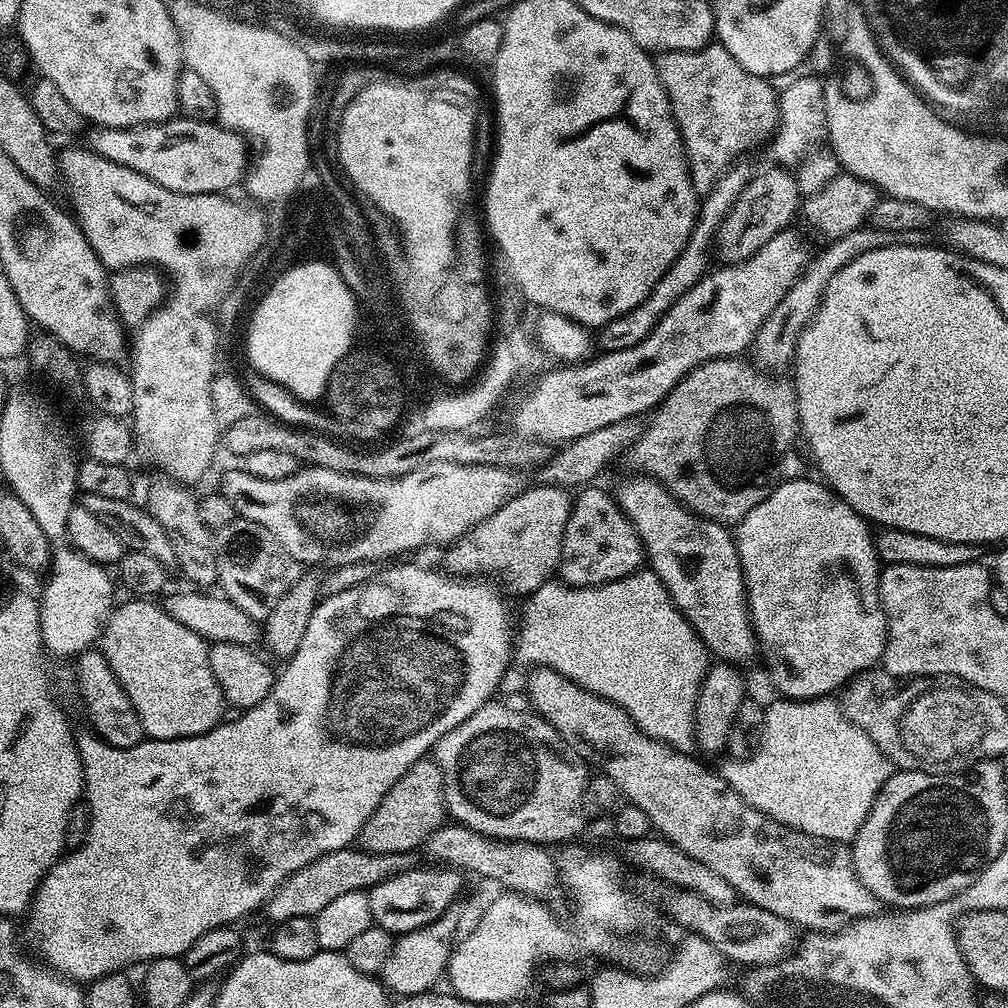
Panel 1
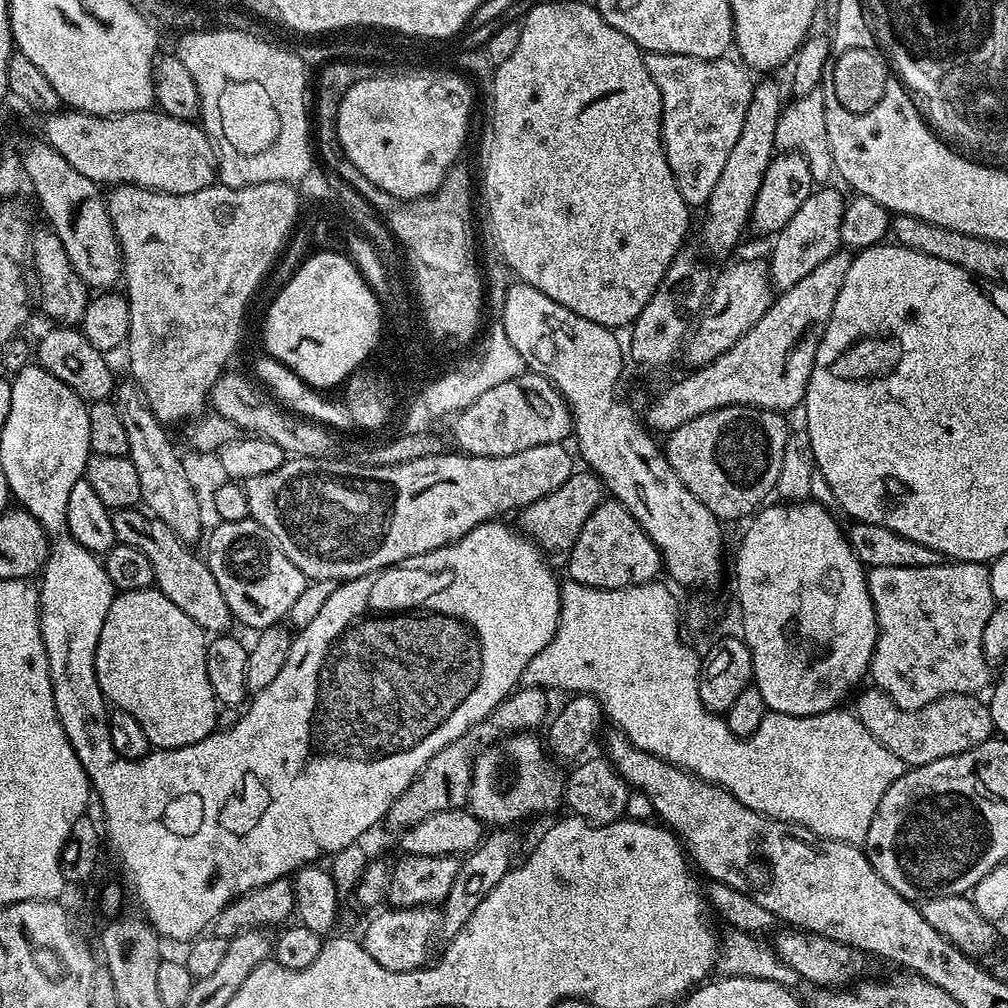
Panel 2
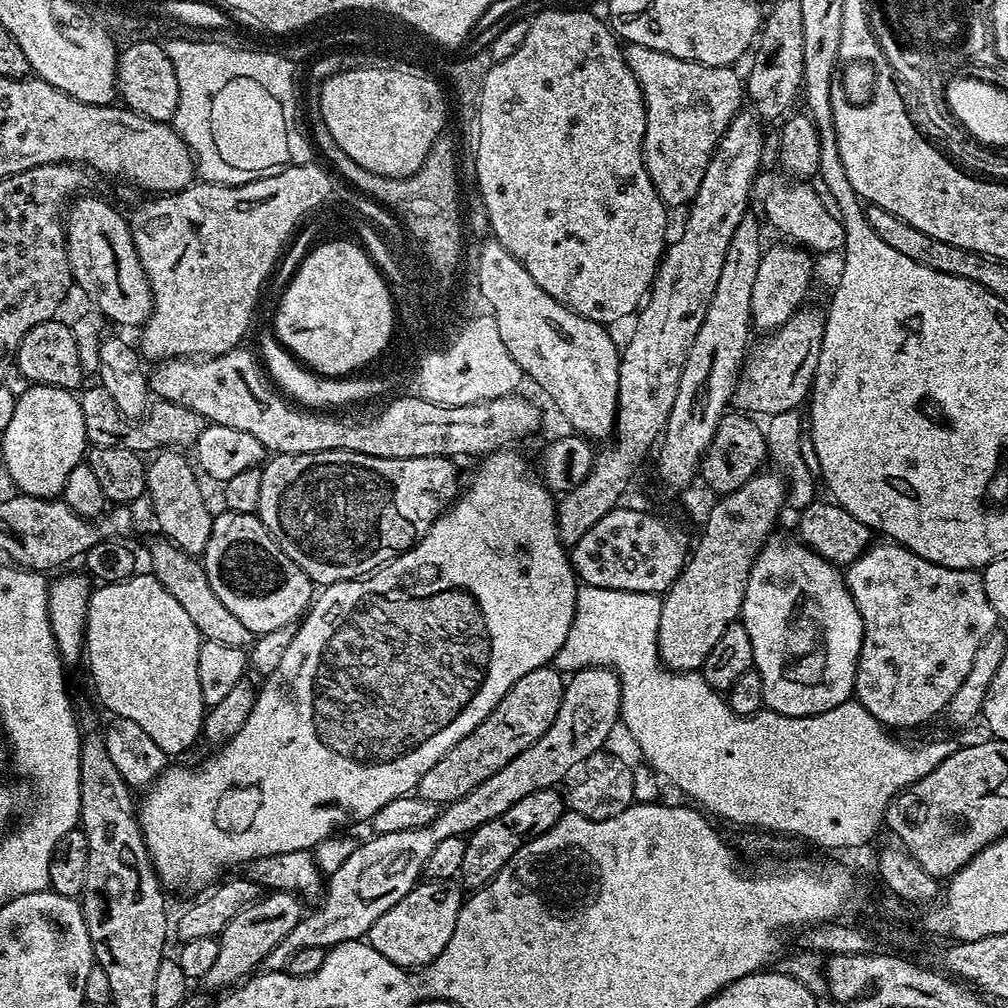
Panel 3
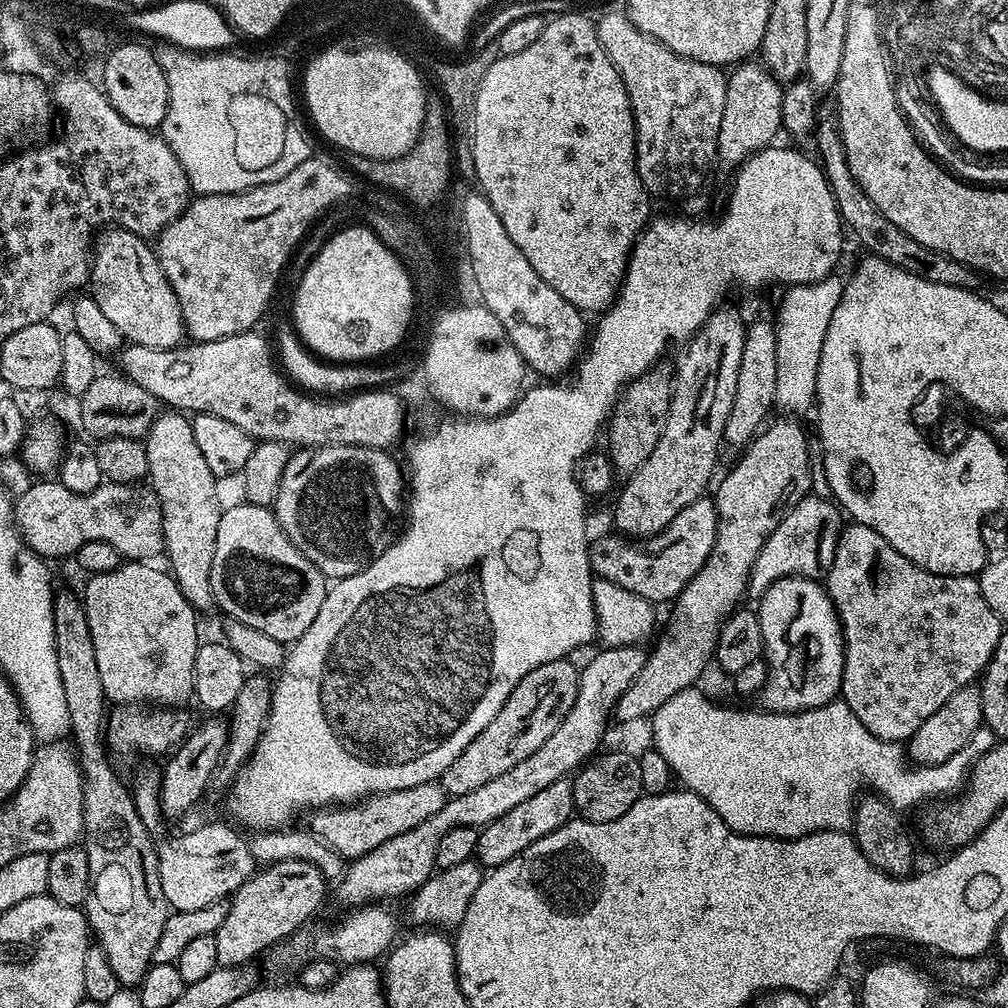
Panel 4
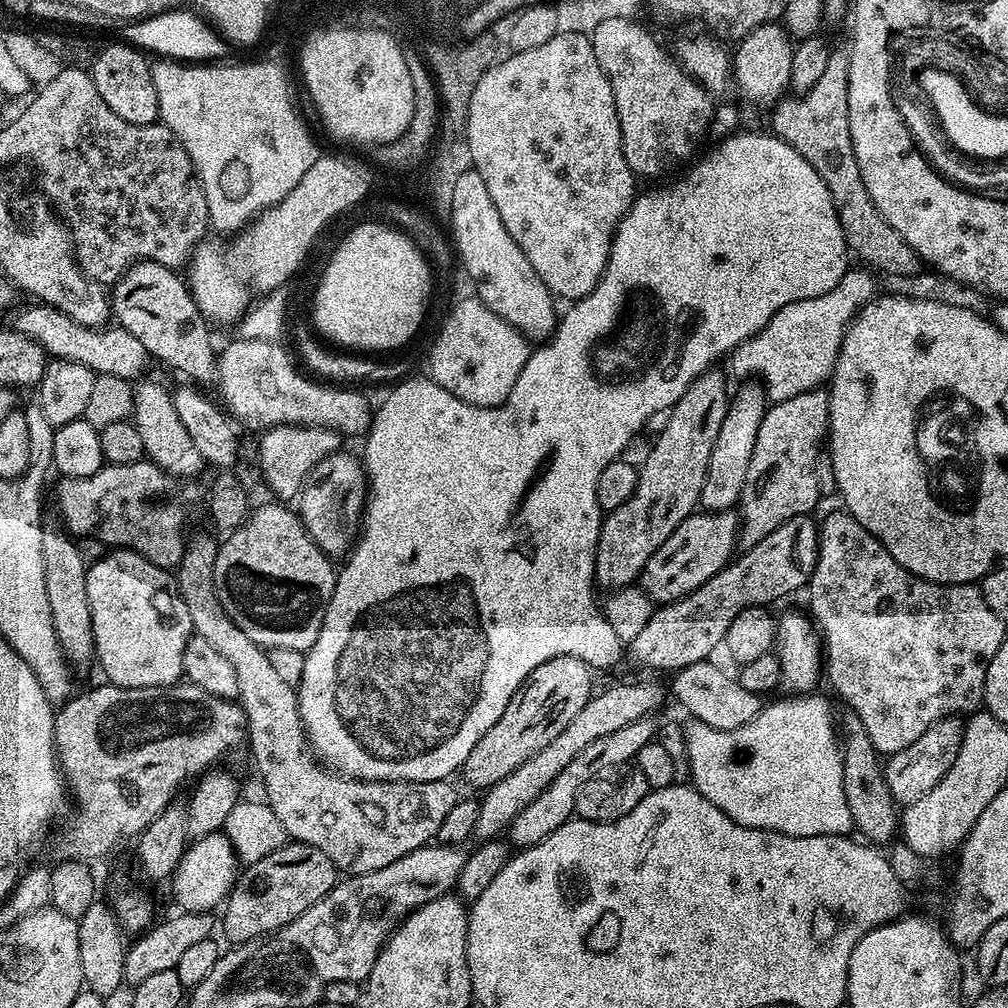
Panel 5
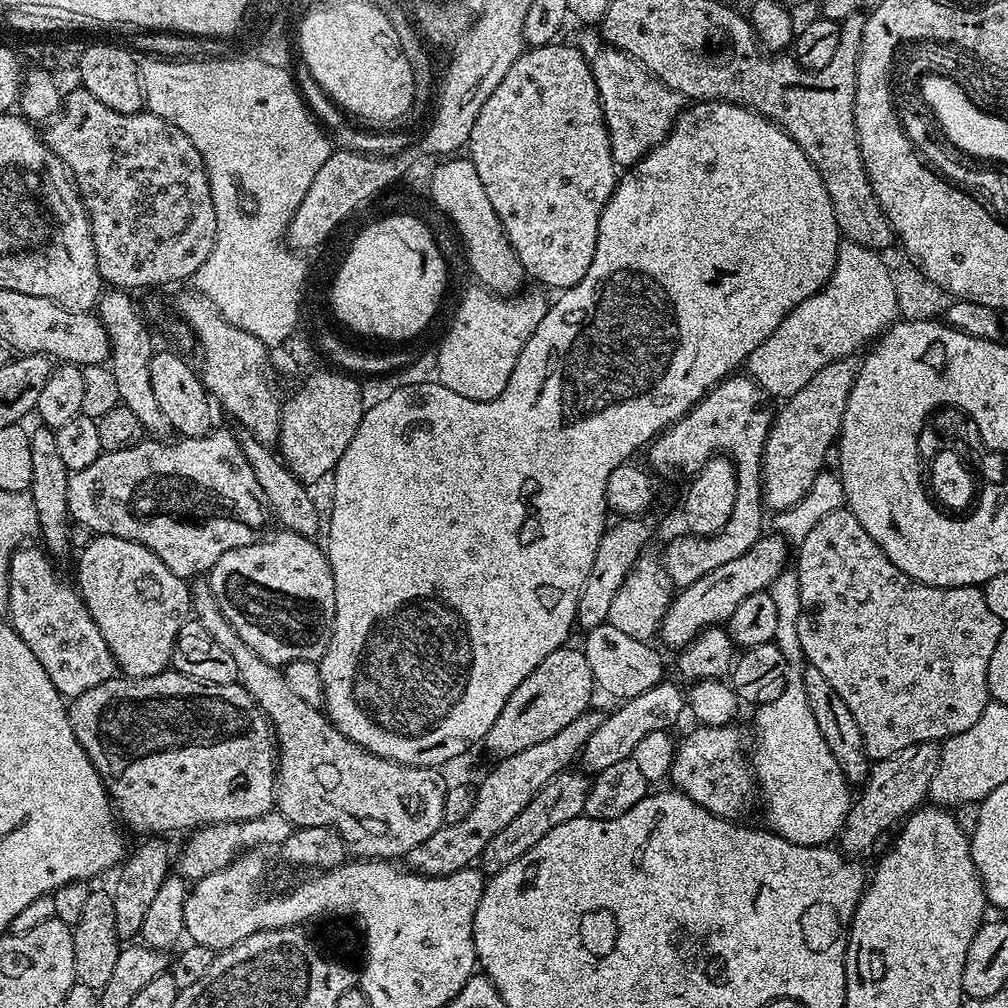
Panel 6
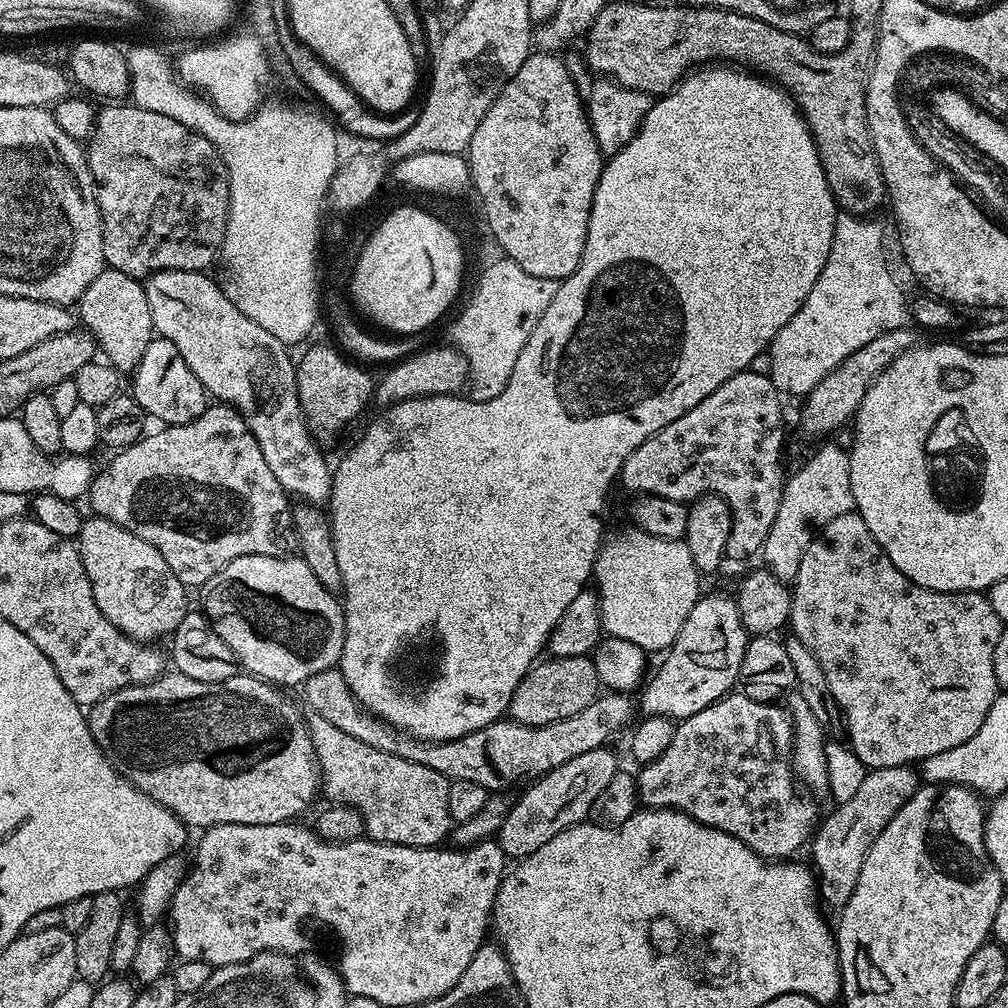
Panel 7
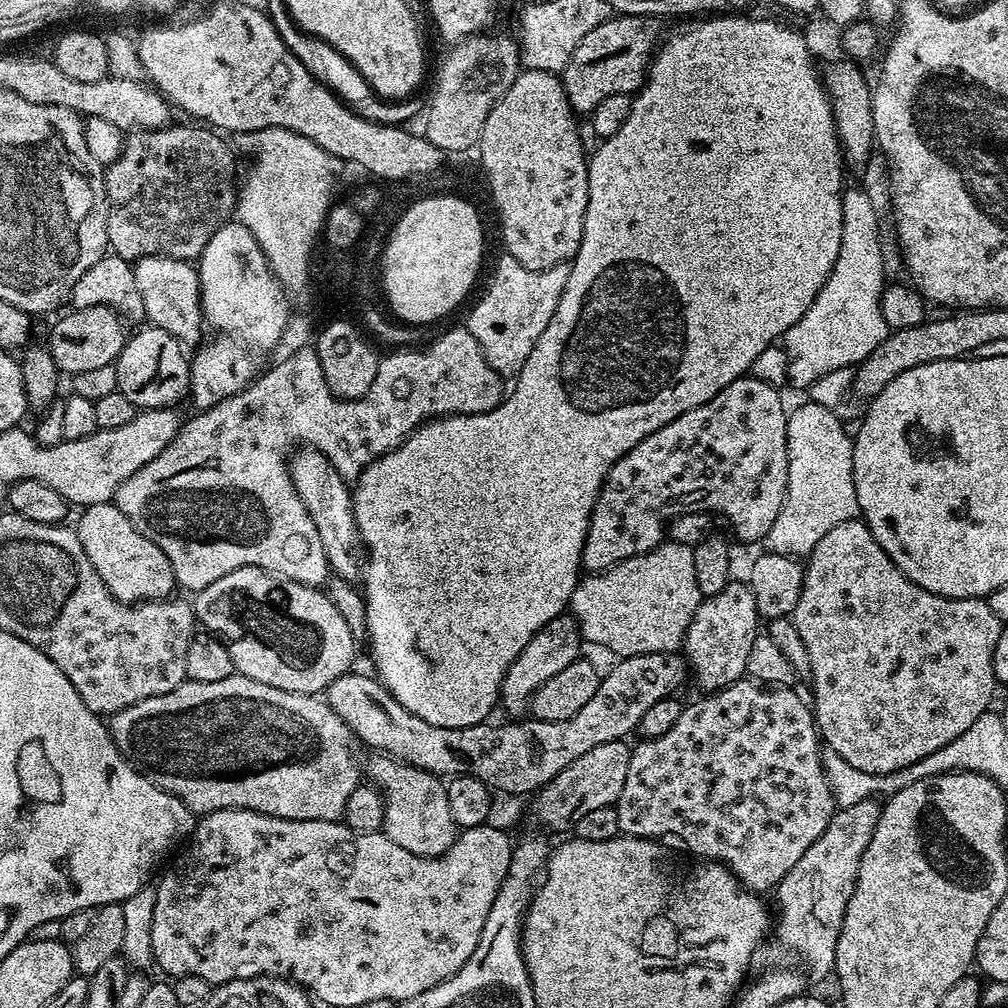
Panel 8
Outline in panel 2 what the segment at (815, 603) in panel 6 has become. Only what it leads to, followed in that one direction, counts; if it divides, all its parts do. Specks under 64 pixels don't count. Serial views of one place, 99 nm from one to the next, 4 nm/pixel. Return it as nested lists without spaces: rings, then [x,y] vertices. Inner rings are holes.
[[[941,562],[939,564],[935,564],[934,566],[878,566],[877,568],[871,569],[871,571],[867,573],[867,579],[870,598],[873,600],[874,614],[877,616],[877,642],[873,650],[872,662],[870,667],[870,680],[872,678],[871,683],[875,685],[875,687],[879,688],[880,691],[886,693],[887,696],[889,696],[889,698],[891,698],[892,701],[894,701],[894,703],[896,703],[899,708],[901,708],[902,710],[918,710],[922,706],[926,706],[930,702],[934,702],[938,698],[942,698],[943,696],[948,695],[949,692],[966,692],[969,694],[980,694],[983,693],[982,690],[984,687],[986,687],[985,689],[987,689],[989,685],[993,683],[993,665],[989,664],[987,658],[982,654],[982,630],[983,628],[985,628],[986,622],[990,618],[990,614],[992,613],[992,609],[994,607],[994,601],[992,599],[992,587],[990,586],[990,568],[987,563],[974,564],[971,562]]]

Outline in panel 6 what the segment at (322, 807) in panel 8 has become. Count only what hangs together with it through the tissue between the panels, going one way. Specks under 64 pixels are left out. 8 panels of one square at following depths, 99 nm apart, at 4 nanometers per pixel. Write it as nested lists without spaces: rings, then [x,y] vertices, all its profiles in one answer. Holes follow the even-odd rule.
[[[165,670],[146,678],[113,678],[102,682],[102,686],[94,686],[94,690],[86,690],[86,694],[71,697],[68,704],[70,726],[98,774],[104,780],[104,788],[125,825],[129,824],[136,832],[144,834],[168,834],[171,828],[188,828],[195,830],[205,824],[225,824],[258,818],[262,814],[273,811],[276,803],[276,770],[278,767],[278,745],[274,739],[272,726],[264,711],[256,705],[254,698],[238,682],[226,686],[203,684],[194,678],[186,678],[175,670]]]

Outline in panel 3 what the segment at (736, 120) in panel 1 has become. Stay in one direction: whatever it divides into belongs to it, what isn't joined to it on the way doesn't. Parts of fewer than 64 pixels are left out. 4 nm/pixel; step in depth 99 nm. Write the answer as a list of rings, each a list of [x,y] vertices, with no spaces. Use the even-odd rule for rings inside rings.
[[[628,44],[624,48],[624,57],[638,82],[644,95],[646,106],[646,134],[644,135],[644,165],[648,177],[659,190],[661,198],[669,209],[687,206],[698,194],[698,186],[702,186],[702,174],[706,174],[706,166],[718,146],[724,131],[730,126],[736,113],[741,111],[746,100],[746,84],[735,71],[735,67],[719,68],[706,66],[693,60],[674,58],[670,54],[662,54],[658,50],[650,50],[650,46]]]

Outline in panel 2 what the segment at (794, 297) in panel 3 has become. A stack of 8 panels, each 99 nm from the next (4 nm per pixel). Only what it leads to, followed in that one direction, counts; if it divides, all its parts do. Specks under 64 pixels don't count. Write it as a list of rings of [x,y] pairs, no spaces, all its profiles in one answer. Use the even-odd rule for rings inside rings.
[[[834,188],[814,190],[801,209],[790,218],[790,222],[777,232],[770,258],[768,257],[769,280],[777,291],[794,286],[795,282],[806,278],[819,263],[841,249],[840,226],[845,205],[846,198]]]

